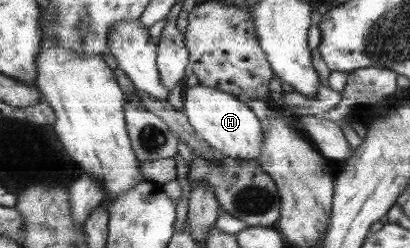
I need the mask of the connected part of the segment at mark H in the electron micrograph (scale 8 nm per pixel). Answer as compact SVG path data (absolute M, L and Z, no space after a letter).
M200 84L184 86L181 97L182 112L185 113L188 123L213 150L222 156L239 160L257 159L260 156L264 145L264 132L261 132L259 120L245 103L239 102L239 99L227 92Z

